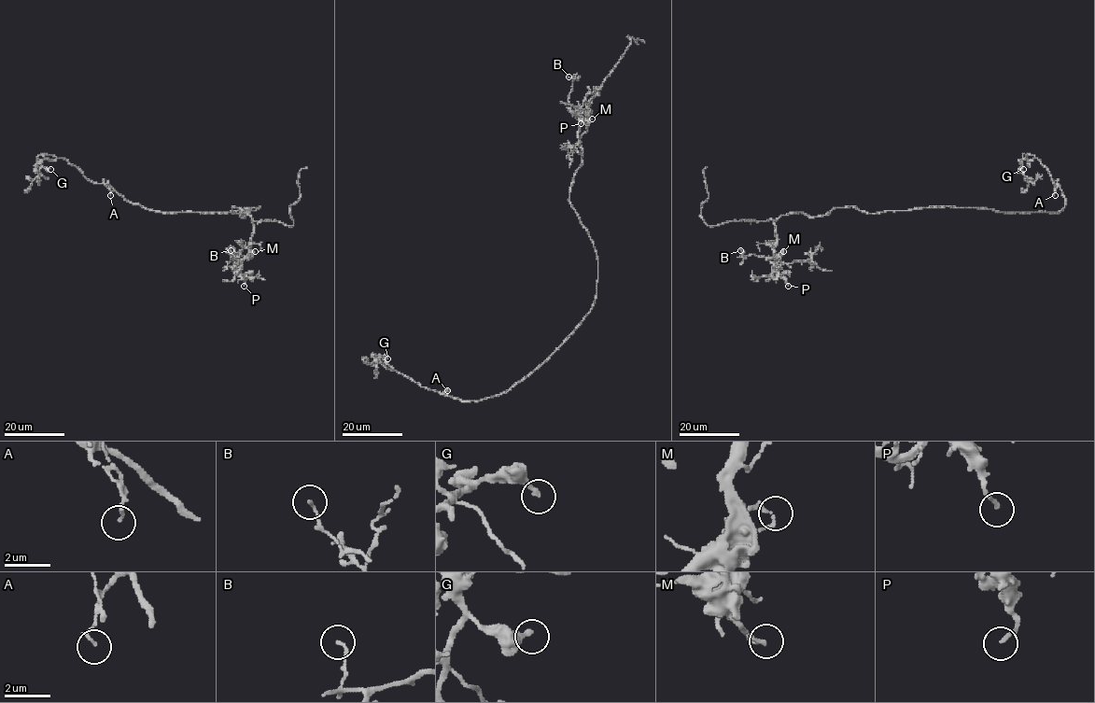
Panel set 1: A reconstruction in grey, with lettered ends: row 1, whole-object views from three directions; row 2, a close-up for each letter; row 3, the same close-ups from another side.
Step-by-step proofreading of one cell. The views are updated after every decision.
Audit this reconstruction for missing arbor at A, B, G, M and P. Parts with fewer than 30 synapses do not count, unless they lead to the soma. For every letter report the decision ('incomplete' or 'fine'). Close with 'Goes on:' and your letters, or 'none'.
A: fine
B: fine
G: fine
M: fine
P: fine
Goes on: none

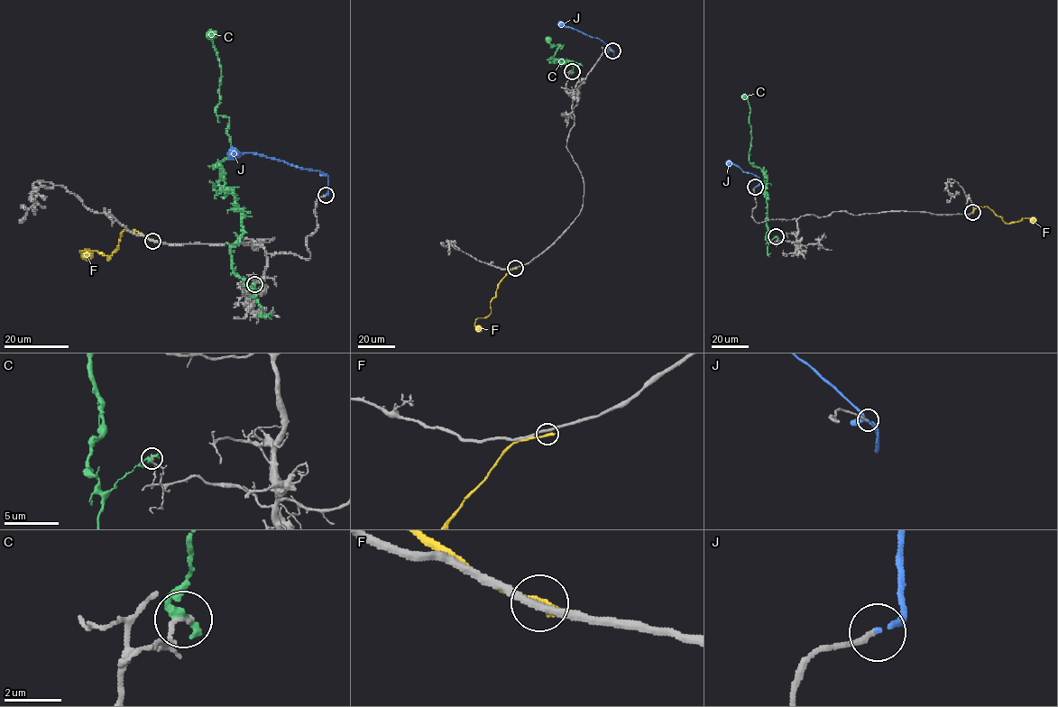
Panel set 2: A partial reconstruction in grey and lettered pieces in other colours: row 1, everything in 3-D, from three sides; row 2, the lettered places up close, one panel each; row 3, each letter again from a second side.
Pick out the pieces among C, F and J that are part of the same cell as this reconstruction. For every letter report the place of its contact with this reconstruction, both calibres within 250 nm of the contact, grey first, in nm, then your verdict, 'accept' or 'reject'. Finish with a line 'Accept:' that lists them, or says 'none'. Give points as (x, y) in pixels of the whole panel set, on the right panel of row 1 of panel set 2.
C: meets grey at (776, 236); 180 nm thick on the grey side, 400 nm on the other; reject
F: meets grey at (972, 212); 240 nm thick on the grey side, 300 nm on the other; reject
J: meets grey at (755, 187); 200 nm thick on the grey side, 150 nm on the other; accept
Accept: J

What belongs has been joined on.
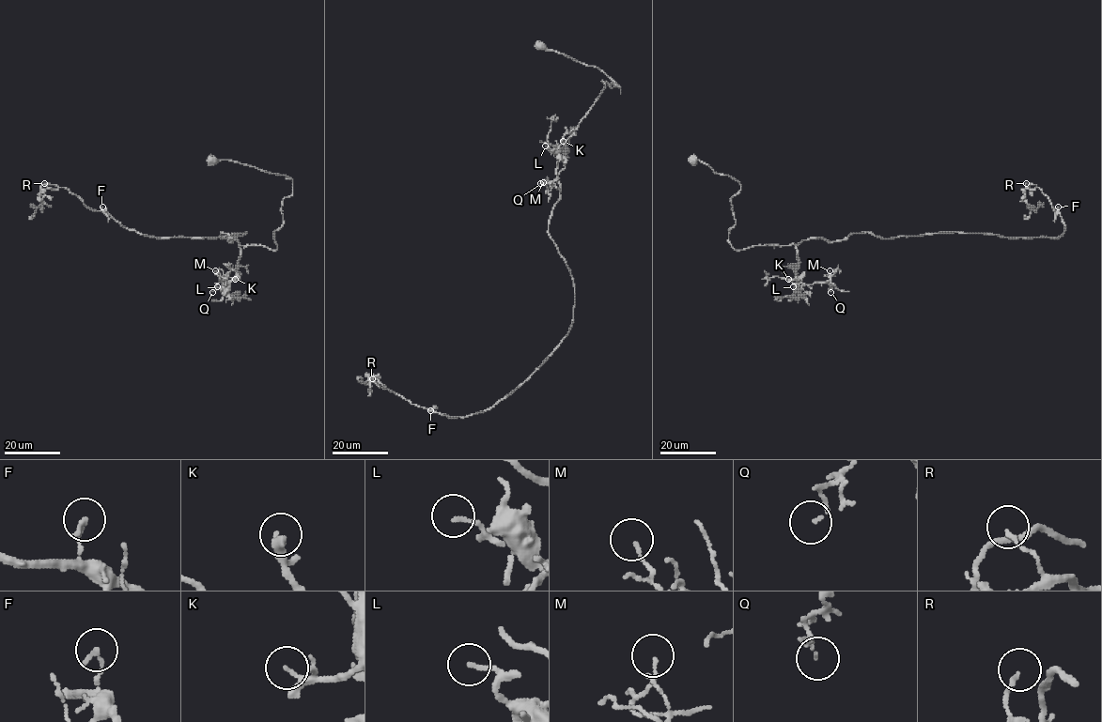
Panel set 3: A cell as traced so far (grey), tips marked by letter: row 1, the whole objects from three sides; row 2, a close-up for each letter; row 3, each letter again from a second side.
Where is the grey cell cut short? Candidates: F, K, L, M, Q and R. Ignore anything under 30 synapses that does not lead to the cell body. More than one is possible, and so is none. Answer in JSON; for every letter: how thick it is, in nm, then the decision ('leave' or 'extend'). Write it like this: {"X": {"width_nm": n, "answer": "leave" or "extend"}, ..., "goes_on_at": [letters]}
{"F": {"width_nm": 160, "answer": "leave"}, "K": {"width_nm": 140, "answer": "extend"}, "L": {"width_nm": 150, "answer": "leave"}, "M": {"width_nm": 100, "answer": "leave"}, "Q": {"width_nm": 90, "answer": "leave"}, "R": {"width_nm": 90, "answer": "leave"}, "goes_on_at": ["K"]}

